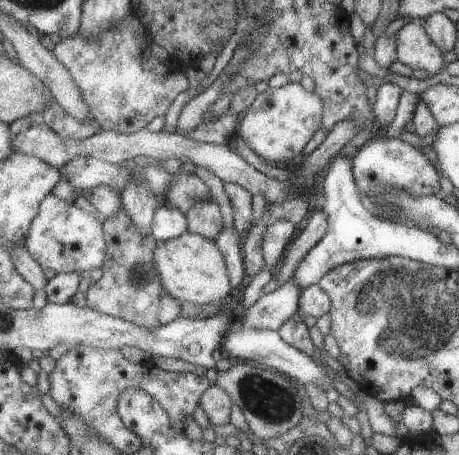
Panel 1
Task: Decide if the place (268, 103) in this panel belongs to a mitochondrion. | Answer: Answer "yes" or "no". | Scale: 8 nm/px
no

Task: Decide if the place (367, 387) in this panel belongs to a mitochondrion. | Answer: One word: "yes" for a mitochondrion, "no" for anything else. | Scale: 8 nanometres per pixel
no

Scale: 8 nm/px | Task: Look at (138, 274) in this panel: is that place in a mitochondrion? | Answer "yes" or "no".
yes

